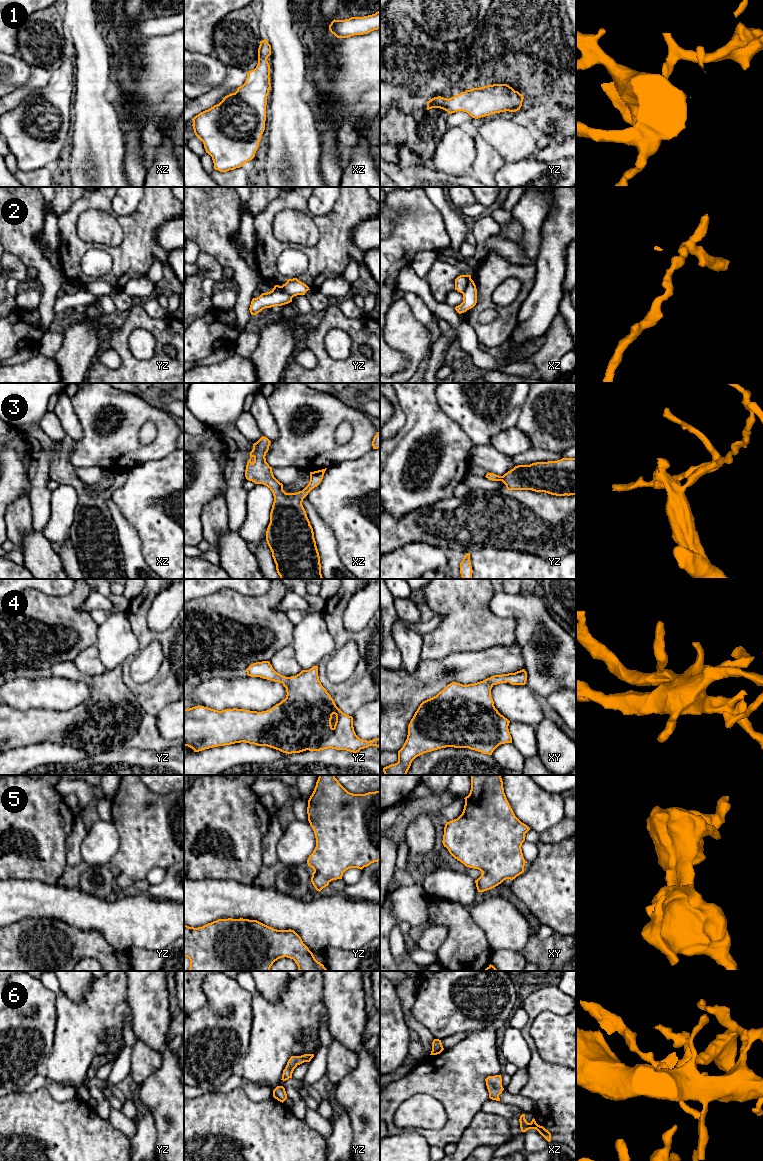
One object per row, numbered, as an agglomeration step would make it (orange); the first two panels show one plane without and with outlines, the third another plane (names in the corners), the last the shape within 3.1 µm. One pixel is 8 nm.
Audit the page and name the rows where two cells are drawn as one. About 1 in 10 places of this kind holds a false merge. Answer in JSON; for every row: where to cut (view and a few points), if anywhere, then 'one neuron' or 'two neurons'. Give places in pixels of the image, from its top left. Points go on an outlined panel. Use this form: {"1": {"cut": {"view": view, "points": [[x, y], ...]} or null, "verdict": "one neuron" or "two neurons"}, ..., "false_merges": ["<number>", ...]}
{"1": {"cut": null, "verdict": "one neuron"}, "2": {"cut": {"view": "xz", "points": [[471, 279], [462, 293]]}, "verdict": "two neurons"}, "3": {"cut": null, "verdict": "one neuron"}, "4": {"cut": null, "verdict": "one neuron"}, "5": {"cut": null, "verdict": "one neuron"}, "6": {"cut": null, "verdict": "one neuron"}, "false_merges": ["2"]}

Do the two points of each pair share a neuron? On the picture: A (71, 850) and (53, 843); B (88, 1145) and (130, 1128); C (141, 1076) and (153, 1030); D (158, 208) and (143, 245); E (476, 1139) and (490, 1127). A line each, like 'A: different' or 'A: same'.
A: different
B: different
C: different
D: same
E: same

